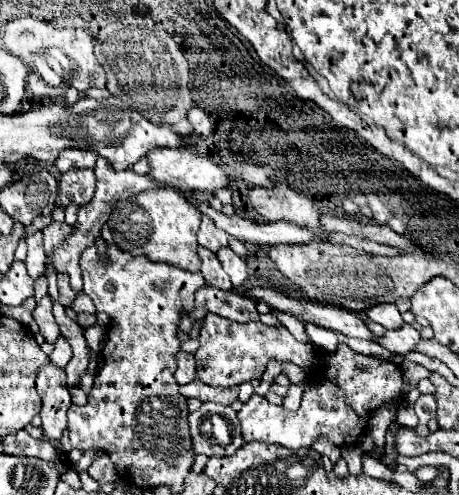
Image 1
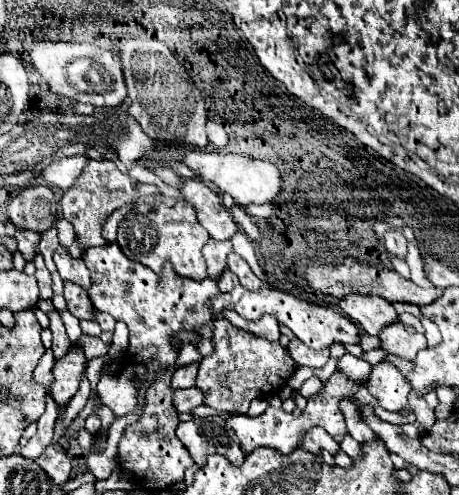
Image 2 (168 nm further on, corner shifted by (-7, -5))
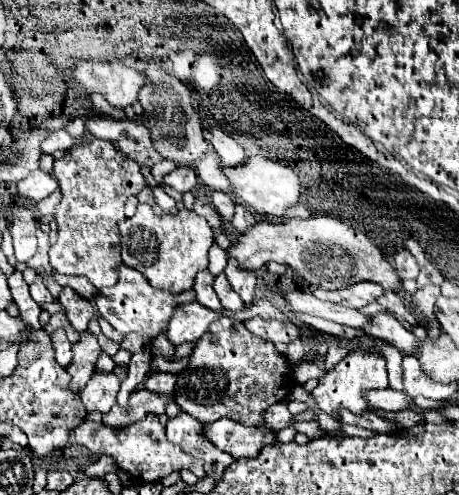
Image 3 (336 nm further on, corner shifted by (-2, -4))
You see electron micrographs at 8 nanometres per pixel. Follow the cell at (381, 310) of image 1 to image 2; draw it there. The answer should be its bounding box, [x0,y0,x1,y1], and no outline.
[322,293,398,335]

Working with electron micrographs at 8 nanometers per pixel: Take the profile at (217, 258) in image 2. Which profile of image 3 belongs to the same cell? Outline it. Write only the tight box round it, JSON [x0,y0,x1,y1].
[193,268,221,308]

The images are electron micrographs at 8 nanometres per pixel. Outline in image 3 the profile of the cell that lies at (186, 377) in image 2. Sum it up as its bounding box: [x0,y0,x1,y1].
[145,372,177,394]

